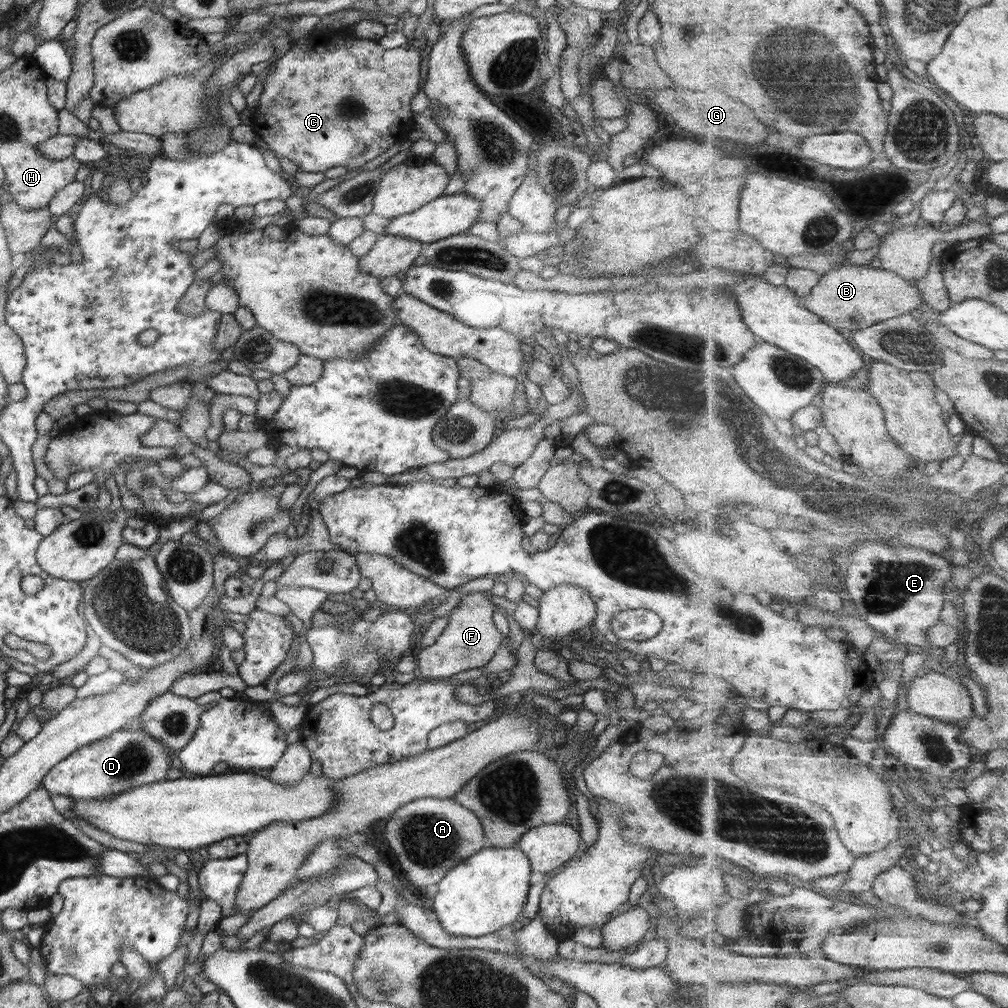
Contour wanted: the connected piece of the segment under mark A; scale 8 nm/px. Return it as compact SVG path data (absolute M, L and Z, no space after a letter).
M453 798L411 800L392 812L387 820L383 832L387 846L395 854L407 880L421 888L437 884L455 864L461 864L465 858L488 845L479 819Z

